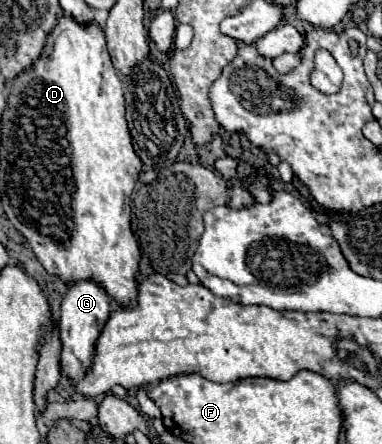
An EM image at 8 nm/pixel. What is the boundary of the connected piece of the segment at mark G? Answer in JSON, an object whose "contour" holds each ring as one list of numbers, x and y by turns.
{"contour":[[80,279,68,285,64,297,62,297,62,311,60,311,60,339,62,339,62,373,70,377,78,377,78,373,86,373,90,367,90,357,94,353,94,337,98,337,102,325,106,323,106,317,110,317,112,301,108,293,94,283,92,279]]}

